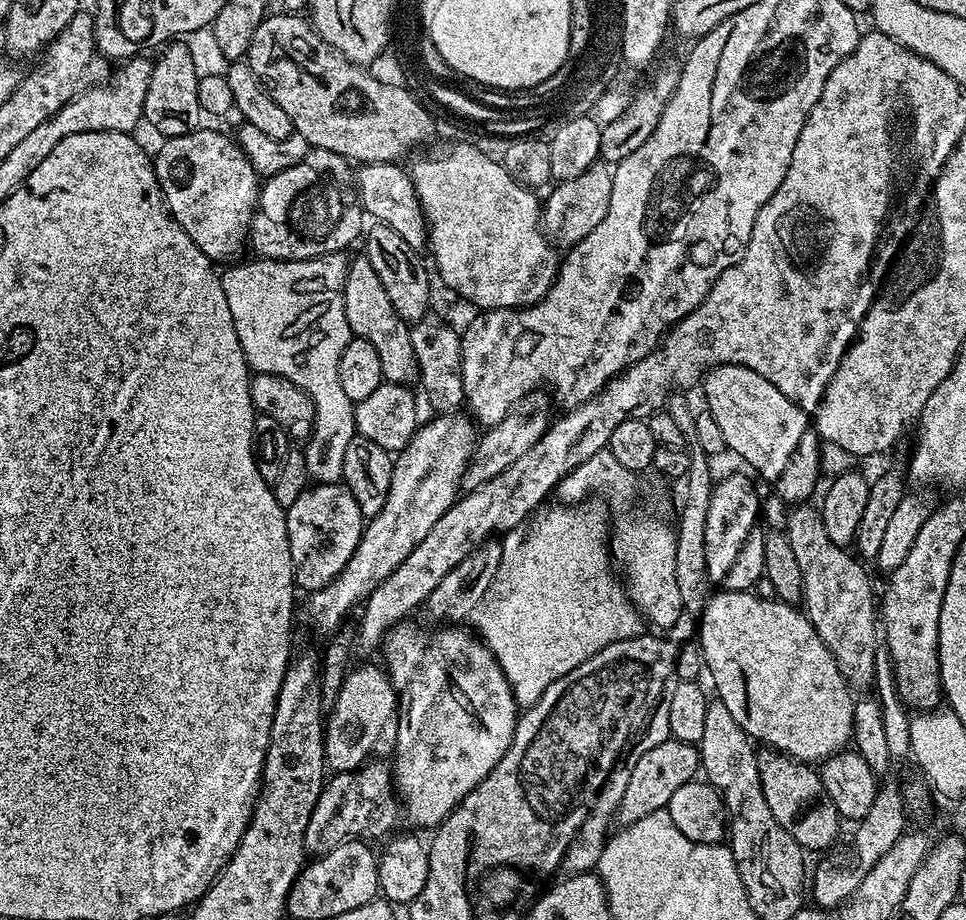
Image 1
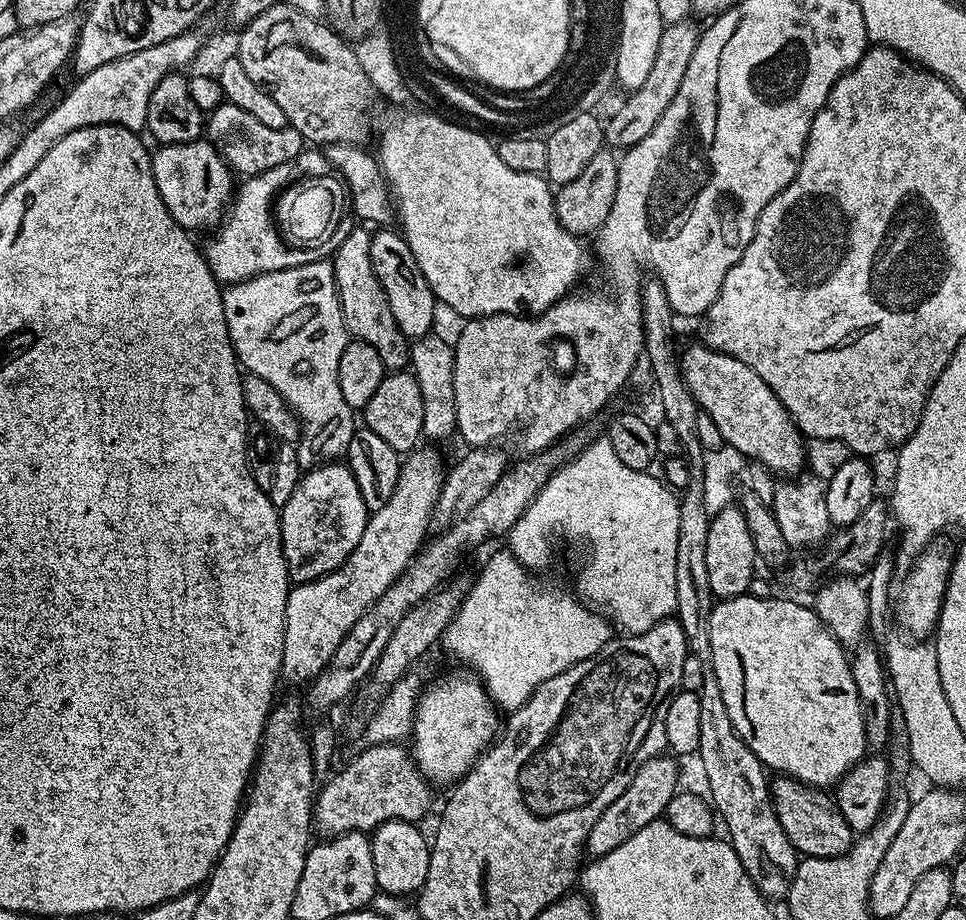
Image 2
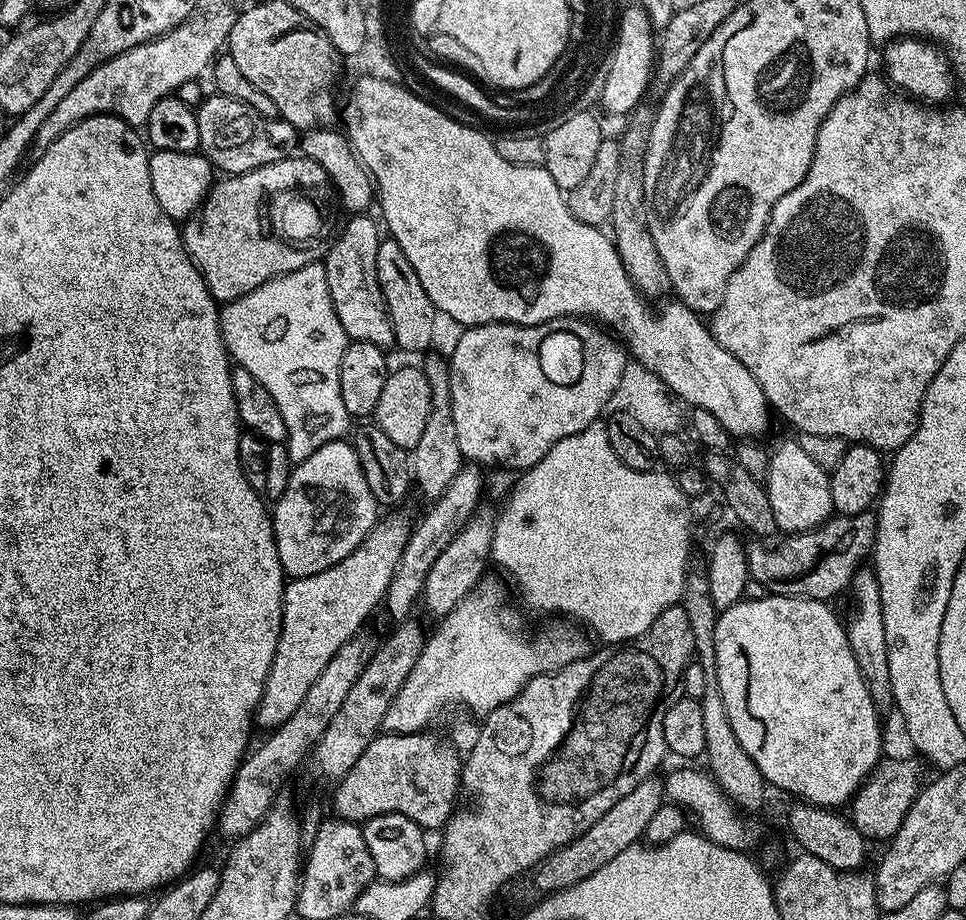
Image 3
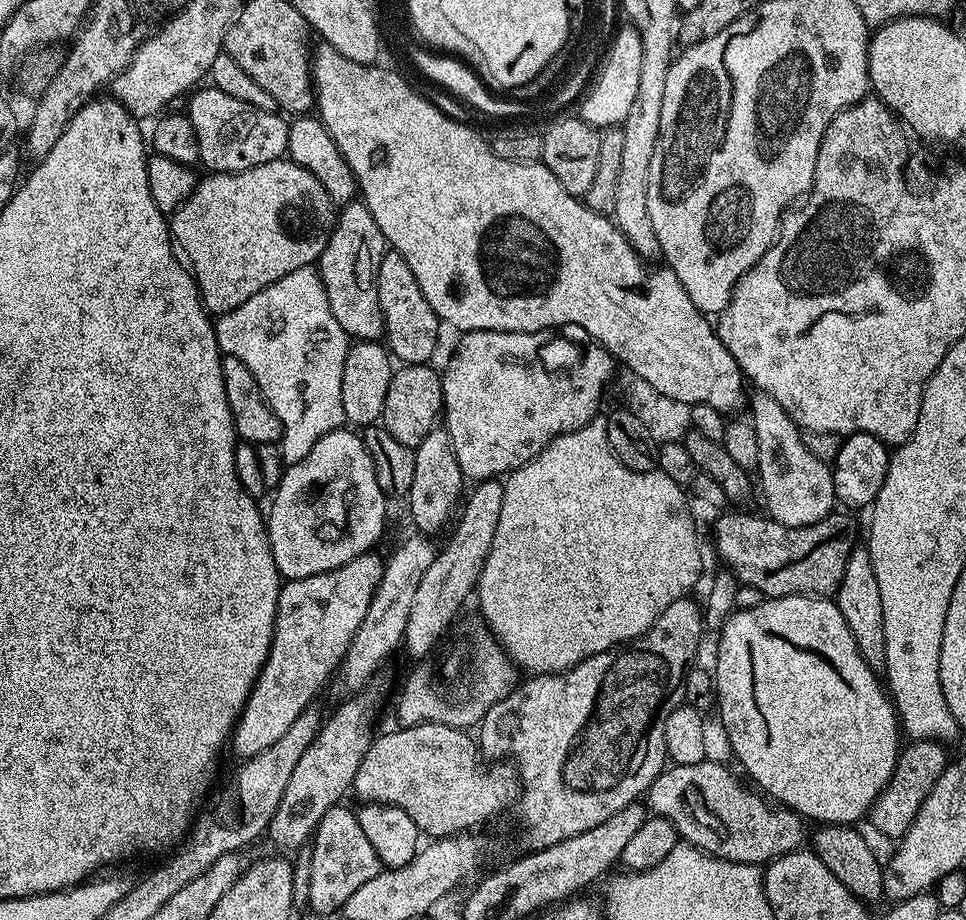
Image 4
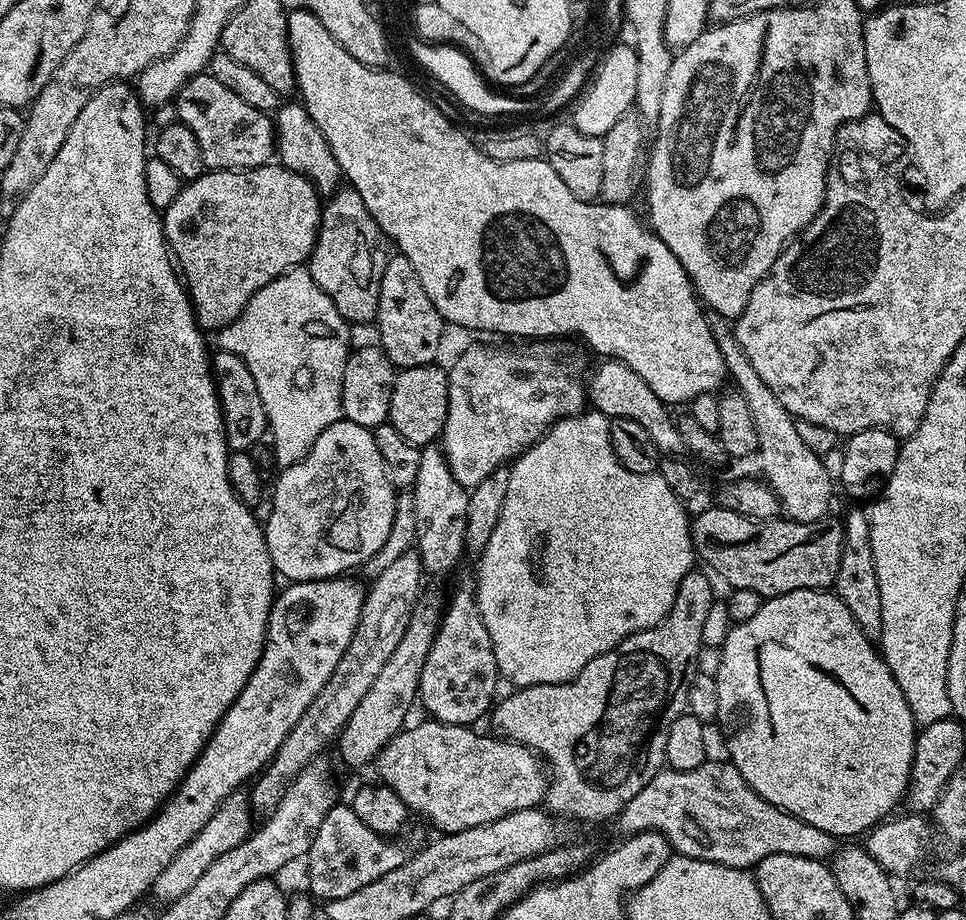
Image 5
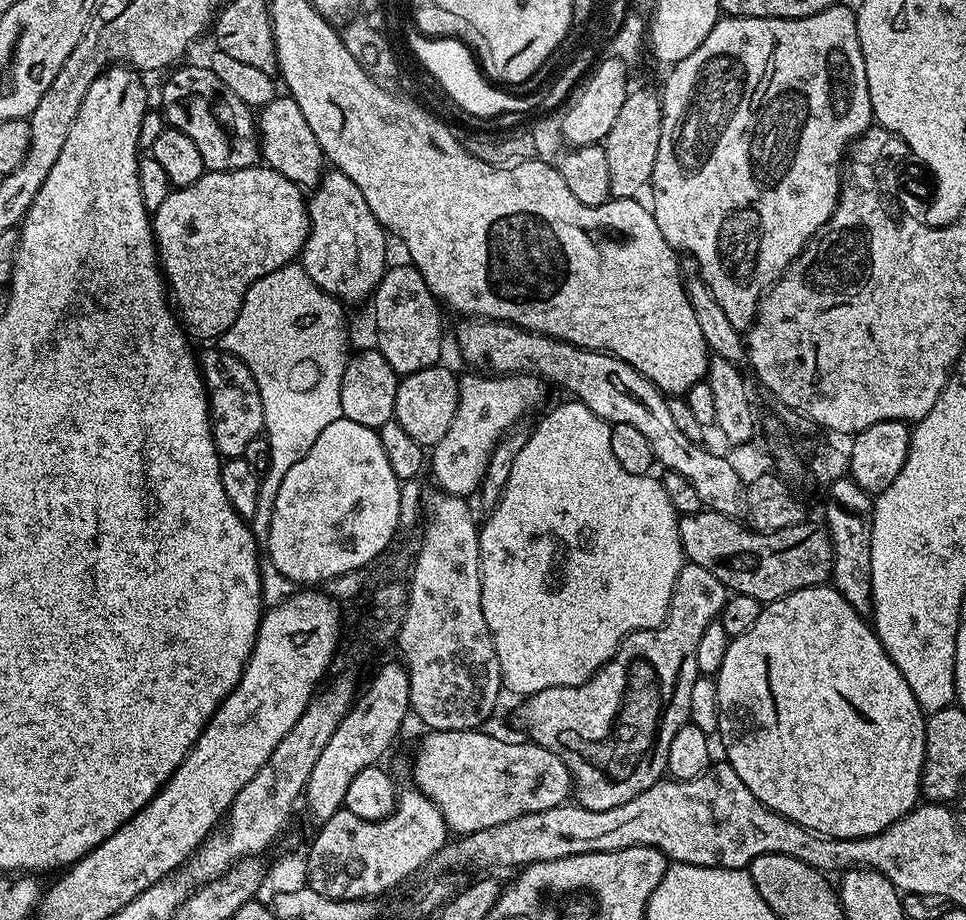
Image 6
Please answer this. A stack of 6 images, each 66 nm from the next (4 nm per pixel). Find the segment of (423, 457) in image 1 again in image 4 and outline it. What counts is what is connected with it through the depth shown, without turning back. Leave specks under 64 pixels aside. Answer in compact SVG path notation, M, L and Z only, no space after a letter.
M375 551L366 552L346 562L346 566L338 566L338 570L290 580L281 587L270 654L230 737L230 748L240 758L256 756L274 746L274 742L290 730L294 718L315 701L312 699L332 672L334 676L344 663L346 650L358 626L362 626L366 610L370 610L370 602L384 573L385 557L376 555Z

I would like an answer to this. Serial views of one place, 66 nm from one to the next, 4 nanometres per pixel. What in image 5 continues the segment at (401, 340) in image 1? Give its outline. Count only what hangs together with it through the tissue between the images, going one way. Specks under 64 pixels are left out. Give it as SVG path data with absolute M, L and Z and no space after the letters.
M341 187L339 192L327 197L320 213L320 233L306 267L349 325L375 321L382 270L386 270L389 255L390 244L384 231L352 187Z

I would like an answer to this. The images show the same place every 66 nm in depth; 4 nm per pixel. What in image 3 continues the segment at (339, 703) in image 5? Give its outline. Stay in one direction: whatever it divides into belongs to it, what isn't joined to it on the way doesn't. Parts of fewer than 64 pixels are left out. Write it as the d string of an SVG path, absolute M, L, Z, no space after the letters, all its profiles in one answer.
M476 466L460 468L458 474L454 474L454 482L446 486L446 490L439 499L431 503L429 508L432 509L409 531L408 541L402 550L402 558L390 578L388 594L384 598L383 607L388 608L390 615L396 616L395 618L404 618L411 613L408 611L411 610L412 603L415 600L417 603L421 599L430 566L434 566L438 554L442 554L442 550L450 546L458 530L462 530L462 526L466 526L466 522L476 509L481 507L480 495L484 492L484 476L480 472L483 471Z

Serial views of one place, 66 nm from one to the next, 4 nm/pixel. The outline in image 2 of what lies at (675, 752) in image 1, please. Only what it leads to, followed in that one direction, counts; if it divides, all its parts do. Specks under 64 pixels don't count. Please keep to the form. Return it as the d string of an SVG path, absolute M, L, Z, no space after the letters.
M661 754L647 760L634 774L630 786L606 810L602 810L602 818L594 822L588 835L586 852L589 857L595 858L609 854L616 846L621 846L628 838L633 837L638 830L649 826L650 822L661 819L668 811L668 803L676 796L680 784L680 772L676 769L677 761L671 755Z

